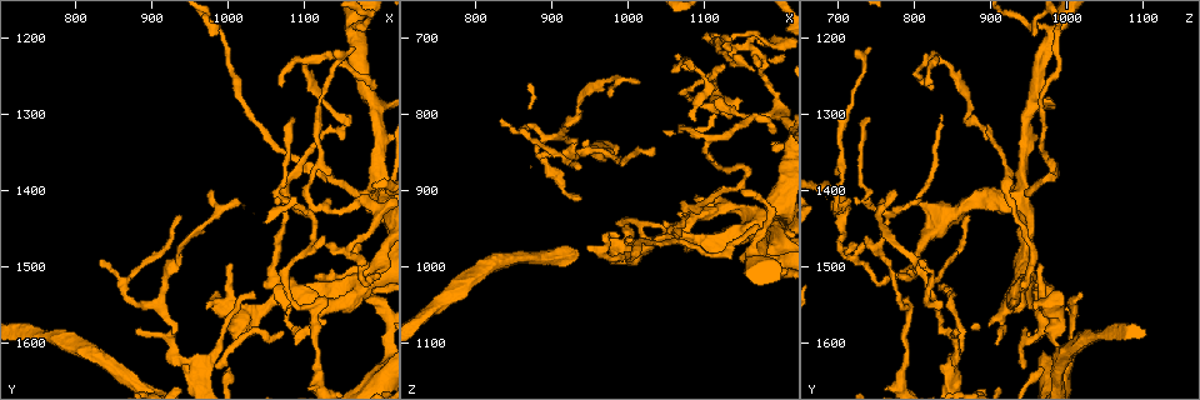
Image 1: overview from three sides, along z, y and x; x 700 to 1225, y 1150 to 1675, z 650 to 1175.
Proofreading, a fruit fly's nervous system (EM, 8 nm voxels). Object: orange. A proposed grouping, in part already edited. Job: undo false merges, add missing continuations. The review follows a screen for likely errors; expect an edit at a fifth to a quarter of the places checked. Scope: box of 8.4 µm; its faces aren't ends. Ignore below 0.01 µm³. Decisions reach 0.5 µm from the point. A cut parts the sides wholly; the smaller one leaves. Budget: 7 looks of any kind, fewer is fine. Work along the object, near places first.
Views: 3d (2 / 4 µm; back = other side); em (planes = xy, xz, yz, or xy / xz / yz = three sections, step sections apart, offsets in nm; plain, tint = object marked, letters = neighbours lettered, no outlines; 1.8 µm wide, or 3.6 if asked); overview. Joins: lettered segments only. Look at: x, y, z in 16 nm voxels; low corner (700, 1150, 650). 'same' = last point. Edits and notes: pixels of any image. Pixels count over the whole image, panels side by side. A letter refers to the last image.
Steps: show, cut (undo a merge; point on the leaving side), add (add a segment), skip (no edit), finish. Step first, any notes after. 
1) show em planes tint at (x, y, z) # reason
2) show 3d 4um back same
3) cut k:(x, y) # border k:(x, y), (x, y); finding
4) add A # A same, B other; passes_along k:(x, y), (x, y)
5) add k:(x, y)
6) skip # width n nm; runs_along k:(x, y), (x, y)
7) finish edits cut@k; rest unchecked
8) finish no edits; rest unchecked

show em planes plain at (1200, 1430, 710) # narrows sharply

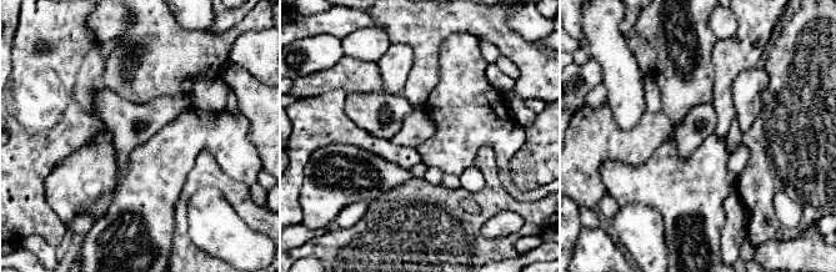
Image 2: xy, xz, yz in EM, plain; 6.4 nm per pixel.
show em planes letters same # see the neighbours

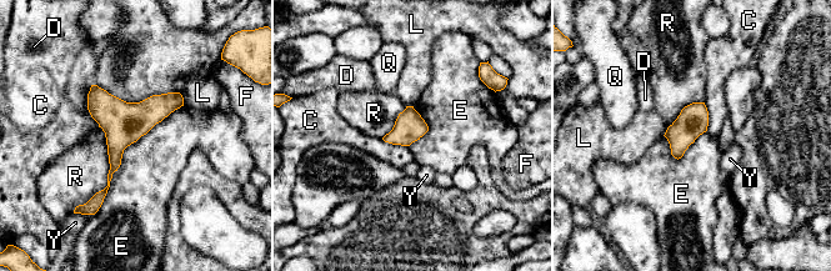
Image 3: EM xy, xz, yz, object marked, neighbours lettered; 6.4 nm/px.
skip # width 190 nm; C other, D other, E other, F other, L other, Q other, R other, Y other; continuous, no second neuron

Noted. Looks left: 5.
show em xy step 8 letters at (1085, 1305, 745) # an open end

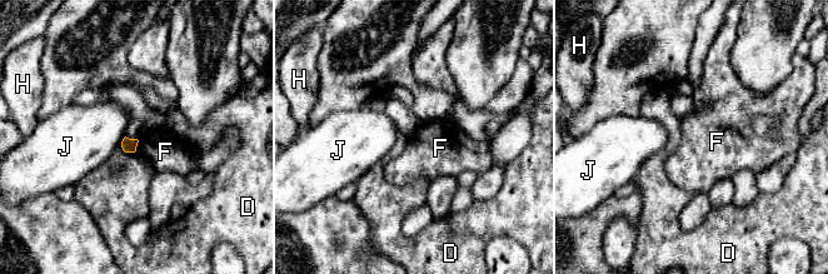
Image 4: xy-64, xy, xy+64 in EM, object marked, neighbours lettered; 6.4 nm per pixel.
show em planes letters same

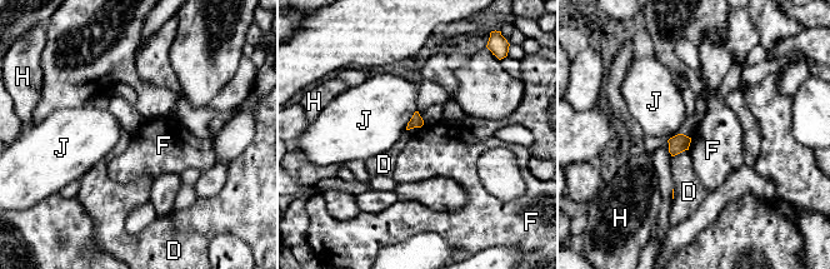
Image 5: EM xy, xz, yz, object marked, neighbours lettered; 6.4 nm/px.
skip # longest_contact J 150 nm; D other, F other, H other, J other; border 5:(691, 138), (688, 149); no lettered segment goes on from it

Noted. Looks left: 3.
show 3d 4um at (1160, 1215, 745) # long arm stops here

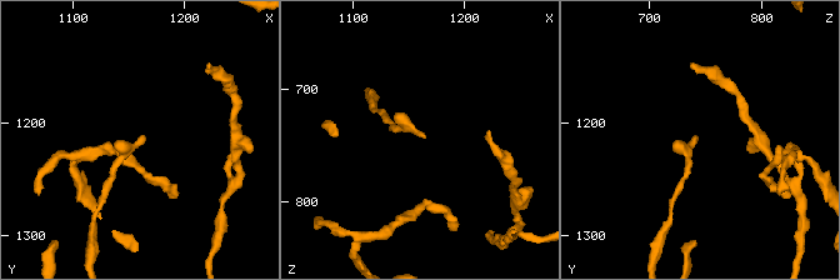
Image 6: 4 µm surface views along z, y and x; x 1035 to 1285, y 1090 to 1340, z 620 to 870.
show em planes tint at (1162, 1214, 742) # now the EM

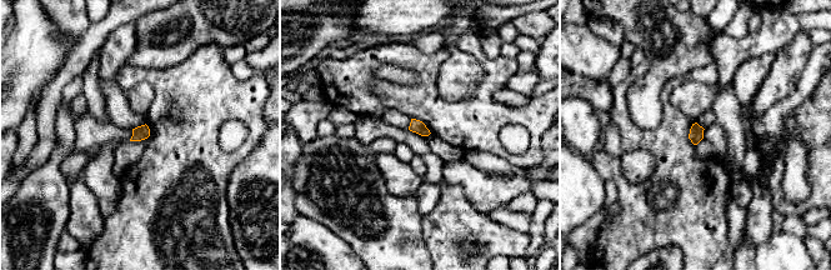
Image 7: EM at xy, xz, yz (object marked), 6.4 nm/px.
show em planes letters same # what lies round it

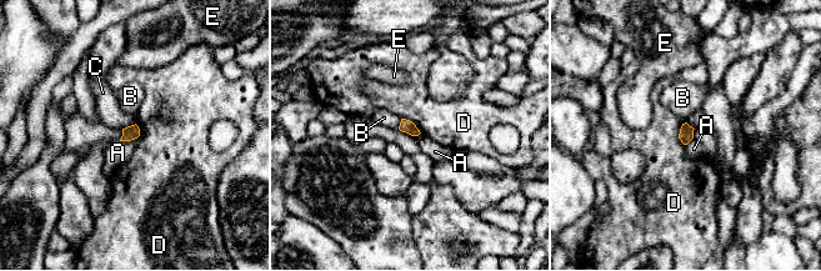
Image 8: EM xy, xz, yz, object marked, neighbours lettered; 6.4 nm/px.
skip # width 90 nm; A other, B other, C other, D other, E other; border 8:(135, 123), (121, 129); none of them fits

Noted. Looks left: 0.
finish no edits; rest unchecked

